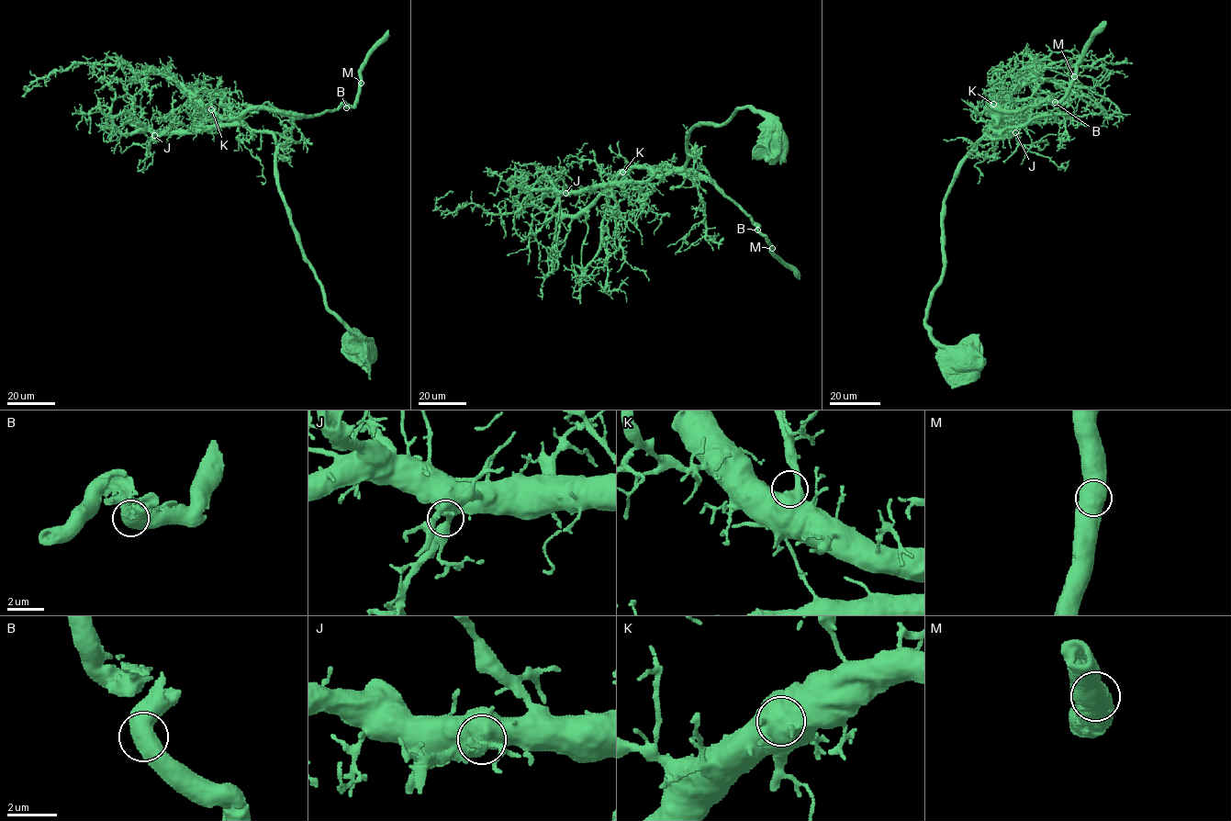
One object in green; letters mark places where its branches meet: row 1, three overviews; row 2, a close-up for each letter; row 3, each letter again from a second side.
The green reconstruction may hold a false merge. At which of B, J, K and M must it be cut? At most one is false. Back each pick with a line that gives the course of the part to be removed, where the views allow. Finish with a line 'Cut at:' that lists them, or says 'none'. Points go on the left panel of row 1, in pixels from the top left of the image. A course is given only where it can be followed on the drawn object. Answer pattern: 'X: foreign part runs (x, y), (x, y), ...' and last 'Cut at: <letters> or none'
Cut at: none

